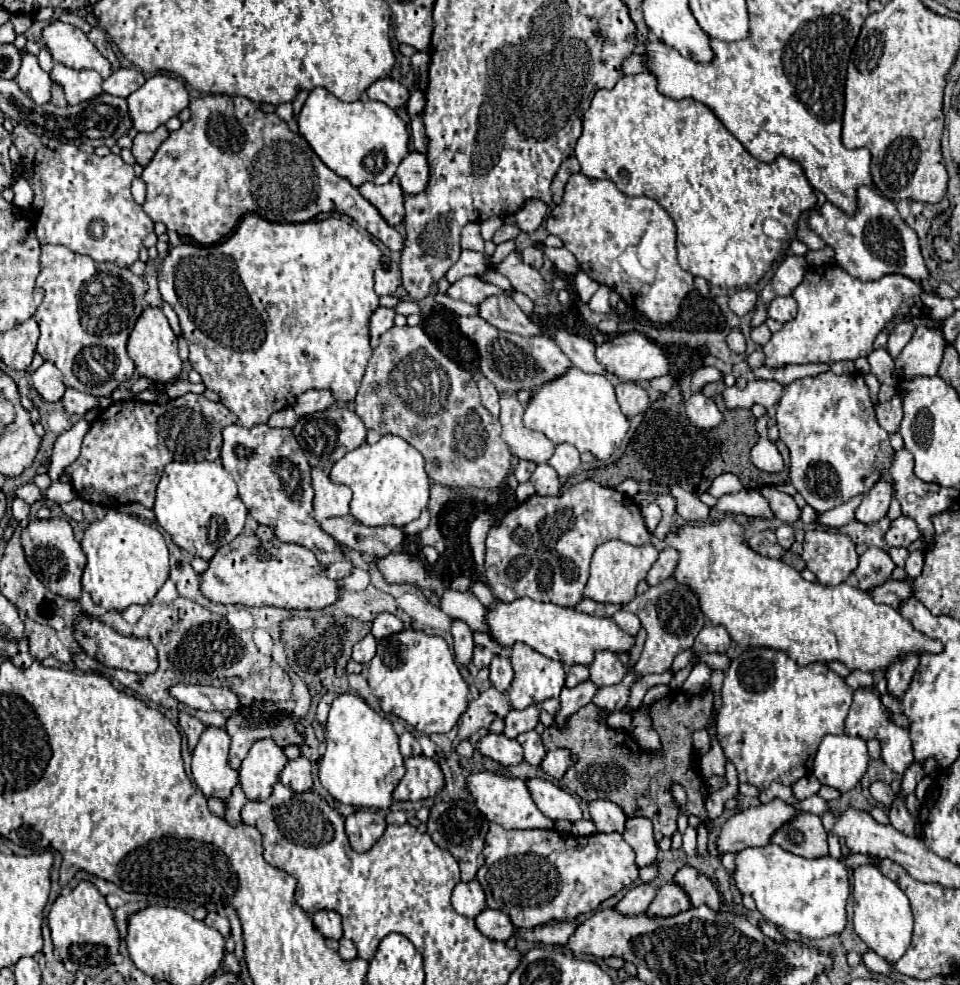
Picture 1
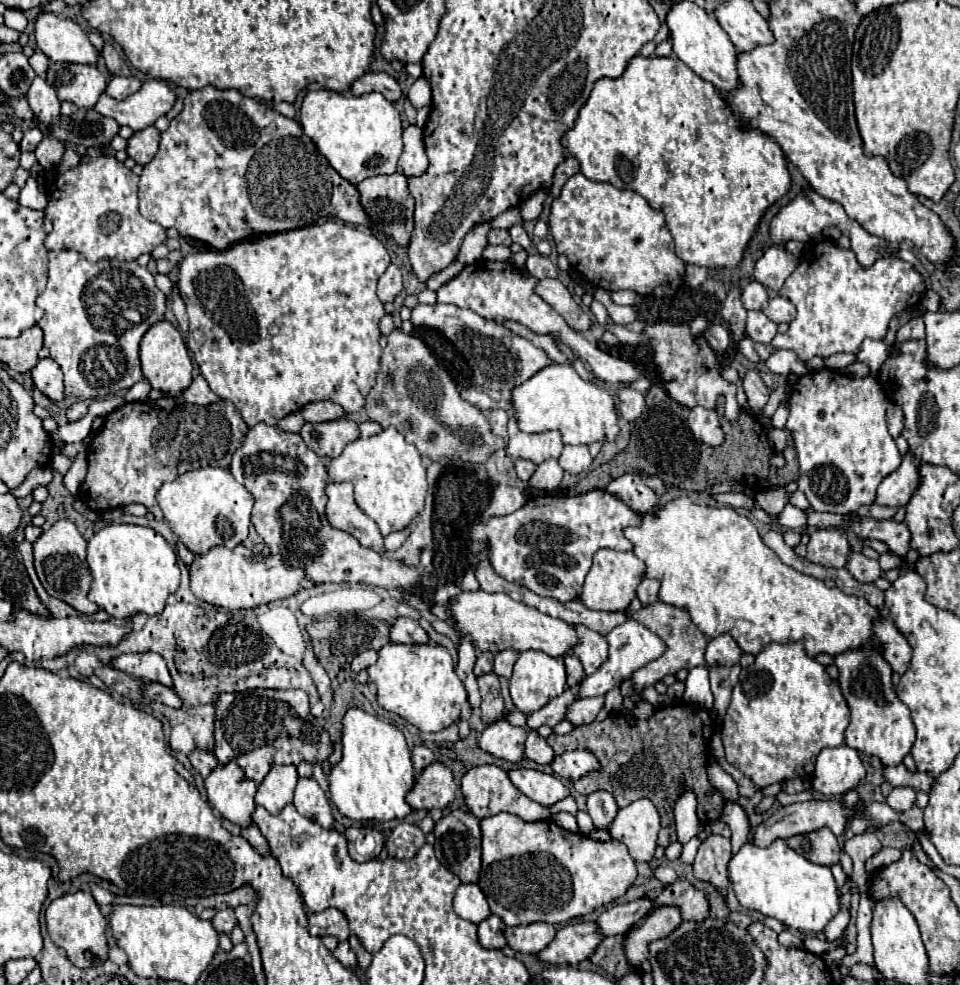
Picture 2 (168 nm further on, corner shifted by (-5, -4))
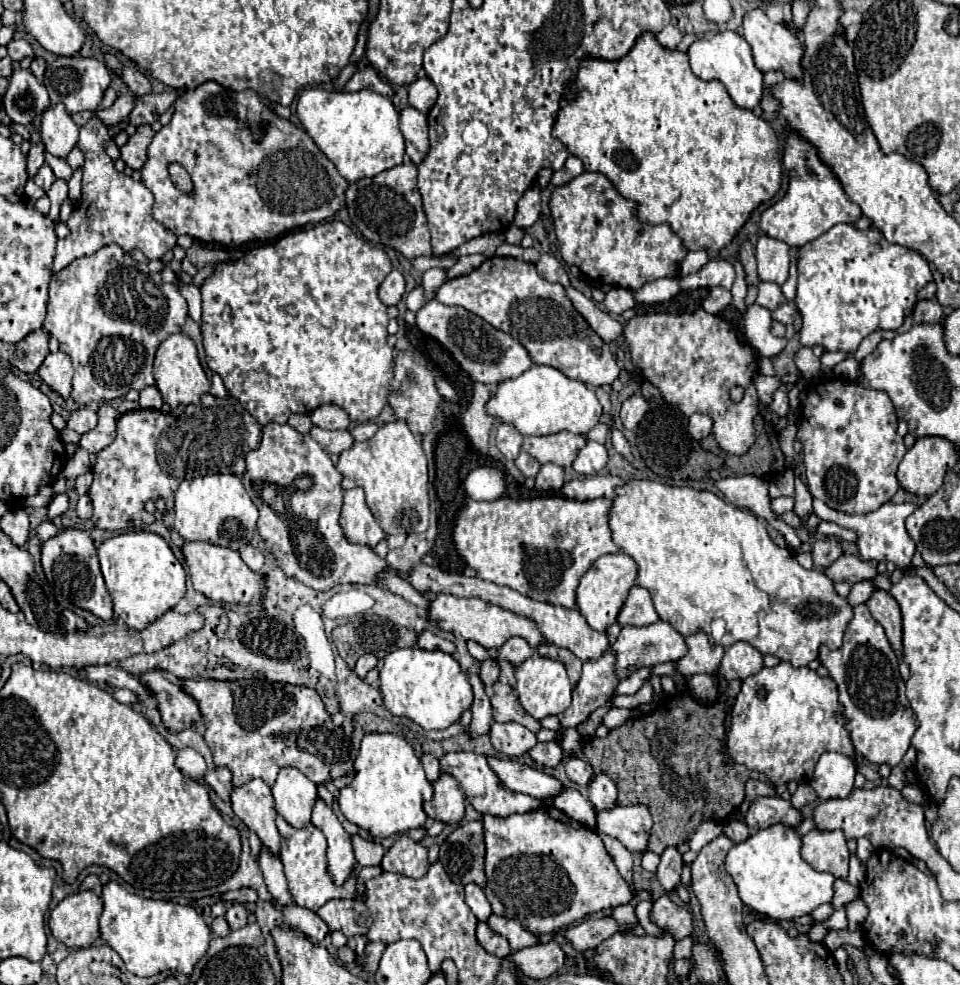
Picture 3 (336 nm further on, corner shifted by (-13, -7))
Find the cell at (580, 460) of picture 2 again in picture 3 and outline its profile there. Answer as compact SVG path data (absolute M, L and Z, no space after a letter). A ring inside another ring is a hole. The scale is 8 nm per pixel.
M588 440L584 448L578 450L578 456L572 464L572 468L578 472L578 474L584 474L584 476L592 476L592 474L598 474L608 462L608 456L606 456L606 448L598 442L592 442Z

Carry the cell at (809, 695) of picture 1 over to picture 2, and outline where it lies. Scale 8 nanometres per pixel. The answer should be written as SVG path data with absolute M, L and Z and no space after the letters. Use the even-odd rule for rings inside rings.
M772 643L766 645L760 655L756 655L756 661L750 667L740 671L738 683L732 691L732 701L722 729L726 761L750 777L758 789L764 789L772 783L784 783L794 777L810 781L818 753L826 747L844 745L844 729L848 723L850 709L840 693L838 683L826 673L824 665L808 657L802 643Z

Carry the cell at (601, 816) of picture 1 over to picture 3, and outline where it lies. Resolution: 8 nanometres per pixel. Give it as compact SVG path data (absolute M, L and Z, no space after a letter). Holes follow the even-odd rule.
M600 774L600 776L596 776L590 784L588 784L588 798L590 798L590 802L594 804L594 808L600 812L600 810L610 810L610 808L614 808L616 806L616 796L618 796L618 790L616 790L616 786L614 786L614 782L608 778L608 776L604 776L604 774Z

